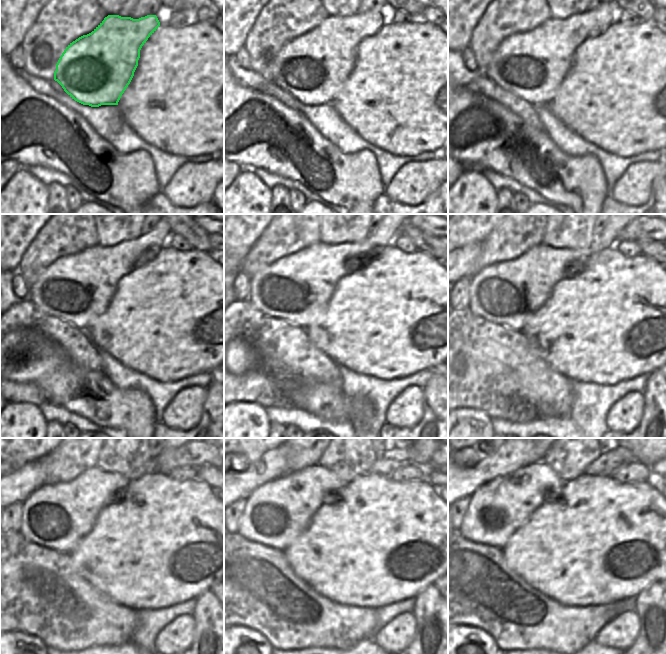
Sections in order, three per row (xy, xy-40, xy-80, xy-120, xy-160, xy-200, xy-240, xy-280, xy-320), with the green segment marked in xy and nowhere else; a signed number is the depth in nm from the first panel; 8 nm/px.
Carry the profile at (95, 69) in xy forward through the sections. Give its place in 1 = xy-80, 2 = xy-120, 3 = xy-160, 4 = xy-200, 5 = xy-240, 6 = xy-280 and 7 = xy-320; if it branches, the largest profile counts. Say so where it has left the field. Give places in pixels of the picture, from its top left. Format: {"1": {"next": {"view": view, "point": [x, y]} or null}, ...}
{"1": {"next": {"view": "xy-80", "point": [532, 65]}}, "2": {"next": {"view": "xy-120", "point": [77, 288]}}, "3": {"next": {"view": "xy-160", "point": [296, 288]}}, "4": {"next": {"view": "xy-200", "point": [508, 293]}}, "5": {"next": {"view": "xy-240", "point": [58, 516]}}, "6": {"next": {"view": "xy-280", "point": [276, 512]}}, "7": {"next": {"view": "xy-320", "point": [497, 508]}}}

